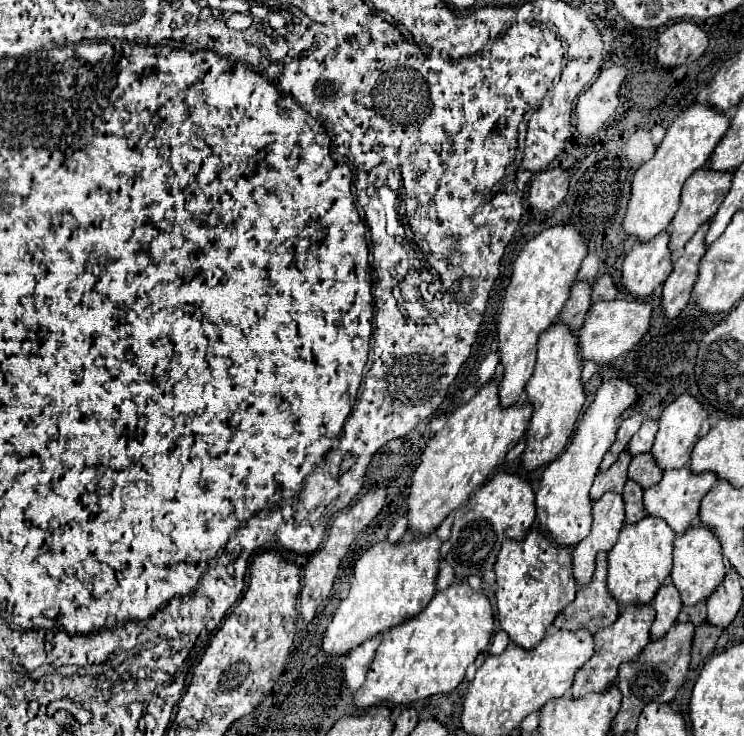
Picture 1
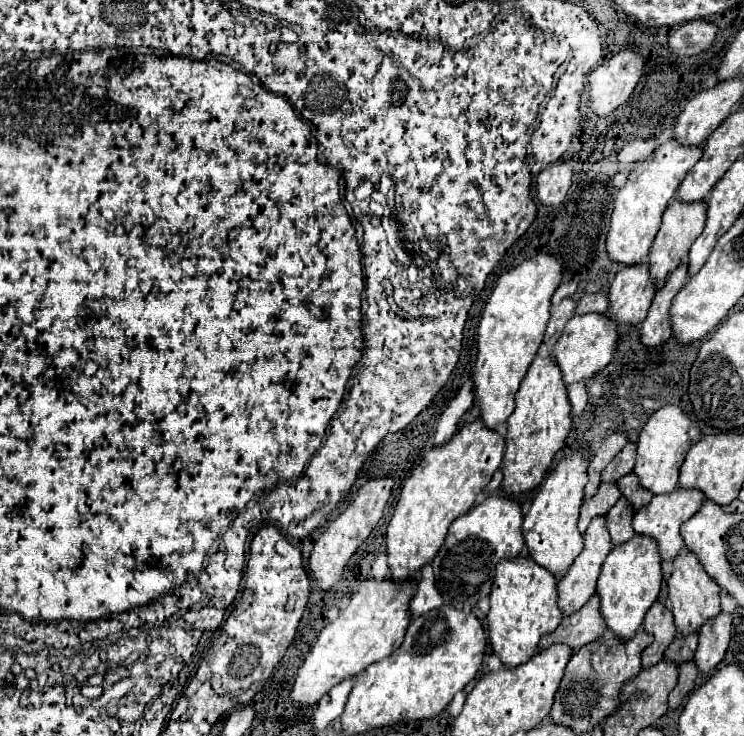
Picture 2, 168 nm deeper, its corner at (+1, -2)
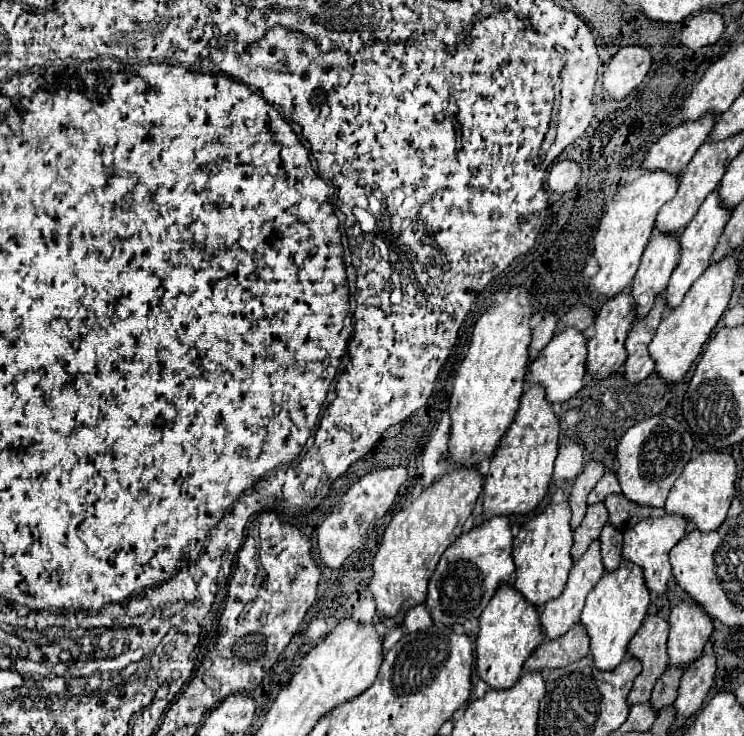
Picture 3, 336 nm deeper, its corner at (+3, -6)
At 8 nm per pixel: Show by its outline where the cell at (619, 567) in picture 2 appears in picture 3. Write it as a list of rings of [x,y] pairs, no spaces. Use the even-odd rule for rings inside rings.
[[[627,564],[613,572],[603,574],[603,578],[595,584],[585,600],[585,608],[581,612],[579,624],[585,628],[589,636],[589,650],[593,662],[599,670],[613,670],[623,656],[627,654],[627,644],[635,636],[637,628],[641,626],[649,606],[649,590],[643,580],[643,570]]]

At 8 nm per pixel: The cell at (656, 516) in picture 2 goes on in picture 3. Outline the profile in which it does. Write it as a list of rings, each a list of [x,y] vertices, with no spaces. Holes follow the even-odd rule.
[[[665,514],[663,518],[647,518],[641,520],[637,526],[629,528],[623,534],[623,558],[643,568],[643,578],[647,590],[657,596],[665,596],[667,592],[667,580],[671,578],[671,564],[669,564],[669,550],[685,536],[687,520],[675,514]]]

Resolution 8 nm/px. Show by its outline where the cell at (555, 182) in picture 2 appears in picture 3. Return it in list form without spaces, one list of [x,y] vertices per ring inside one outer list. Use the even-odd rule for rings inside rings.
[[[561,160],[549,170],[549,188],[557,194],[571,192],[581,178],[581,168],[573,160]]]

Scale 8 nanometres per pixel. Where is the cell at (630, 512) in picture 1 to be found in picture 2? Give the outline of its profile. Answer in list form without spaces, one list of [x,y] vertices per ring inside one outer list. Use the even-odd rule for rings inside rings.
[[[619,498],[617,504],[607,512],[607,528],[613,544],[623,544],[635,536],[635,530],[631,530],[633,514],[635,510],[631,510],[631,502],[627,502],[627,498]]]

